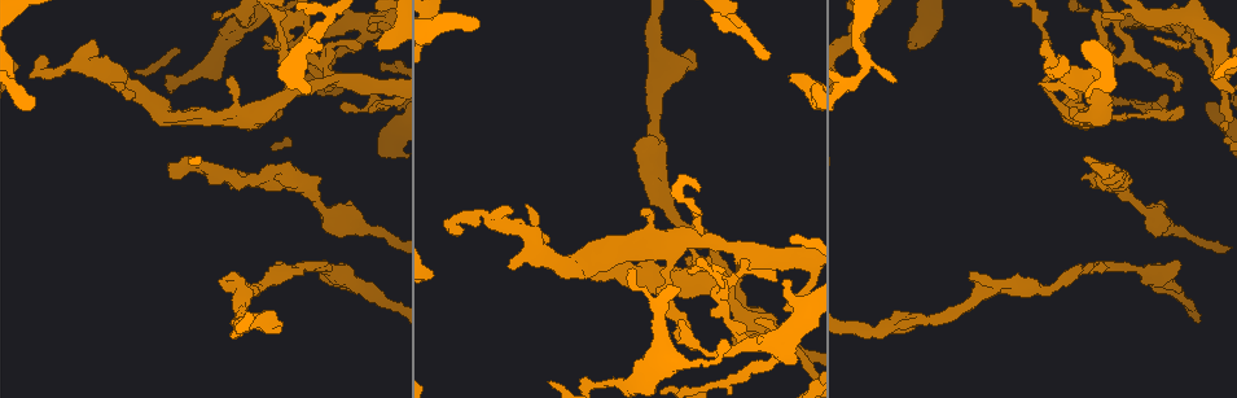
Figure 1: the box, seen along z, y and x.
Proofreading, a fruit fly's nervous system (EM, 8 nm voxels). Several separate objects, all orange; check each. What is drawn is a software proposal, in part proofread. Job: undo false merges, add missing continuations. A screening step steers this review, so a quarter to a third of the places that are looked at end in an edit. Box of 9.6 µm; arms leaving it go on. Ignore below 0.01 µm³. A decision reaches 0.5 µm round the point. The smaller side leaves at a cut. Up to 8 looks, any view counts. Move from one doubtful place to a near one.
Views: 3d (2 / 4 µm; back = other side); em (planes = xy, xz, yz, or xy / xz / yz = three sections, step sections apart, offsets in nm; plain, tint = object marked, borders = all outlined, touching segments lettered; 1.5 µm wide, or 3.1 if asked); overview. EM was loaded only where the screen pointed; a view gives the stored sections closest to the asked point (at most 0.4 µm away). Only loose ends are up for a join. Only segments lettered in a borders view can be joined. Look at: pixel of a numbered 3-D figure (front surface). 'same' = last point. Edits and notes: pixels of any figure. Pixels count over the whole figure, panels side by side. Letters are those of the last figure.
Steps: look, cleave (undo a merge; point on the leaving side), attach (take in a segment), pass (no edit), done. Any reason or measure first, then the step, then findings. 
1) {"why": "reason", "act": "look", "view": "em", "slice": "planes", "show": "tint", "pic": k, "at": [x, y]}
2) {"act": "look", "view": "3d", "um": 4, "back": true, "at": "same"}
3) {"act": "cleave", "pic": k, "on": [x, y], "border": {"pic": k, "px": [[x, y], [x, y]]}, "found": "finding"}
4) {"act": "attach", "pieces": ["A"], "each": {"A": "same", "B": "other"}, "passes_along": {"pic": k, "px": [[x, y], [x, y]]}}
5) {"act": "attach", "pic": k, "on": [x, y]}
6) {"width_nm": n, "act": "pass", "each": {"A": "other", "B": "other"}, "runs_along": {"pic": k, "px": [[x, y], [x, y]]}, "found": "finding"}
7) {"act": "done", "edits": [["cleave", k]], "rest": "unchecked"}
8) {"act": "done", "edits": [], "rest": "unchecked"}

{"why": "an open end", "act": "look", "view": "em", "slice": "planes", "show": "borders", "pic": 1, "at": [1180, 108]}

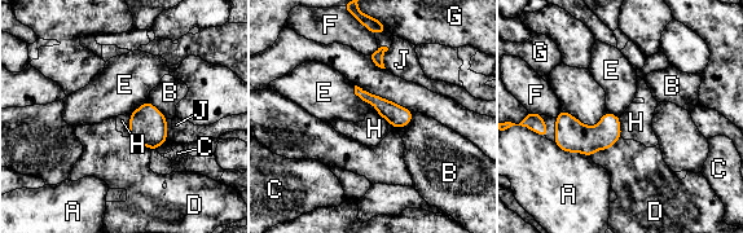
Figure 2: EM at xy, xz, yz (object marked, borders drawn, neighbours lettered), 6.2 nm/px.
{"width_nm": 110, "act": "pass", "each": {"A": "other", "B": "other", "C": "other", "D": "other", "E": "other", "F": "other", "G": "other", "H": "other", "J": "other"}, "found": "none of them fits"}

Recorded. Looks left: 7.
{"why": "side arm on a straight run", "act": "look", "view": "em", "slice": "planes", "show": "borders", "pic": 1, "at": [213, 176]}

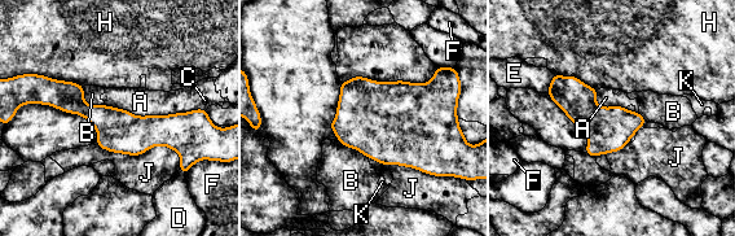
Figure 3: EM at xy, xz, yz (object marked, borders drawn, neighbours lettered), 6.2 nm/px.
{"act": "pass", "each": {"A": "other", "B": "other", "C": "other", "D": "other", "E": "other", "F": "other", "H": "other", "J": "other", "K": "other"}, "border": {"pic": 3, "px": [[105, 104], [139, 116], [203, 109]]}, "found": "one neuron here"}

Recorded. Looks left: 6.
{"why": "stops while still wide", "act": "look", "view": "3d", "um": 4, "pic": 1, "at": [324, 260]}

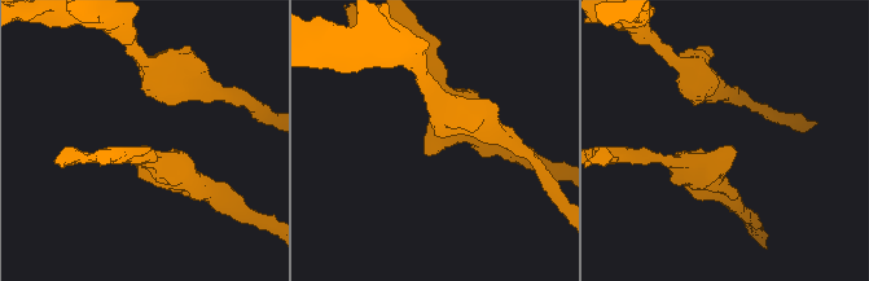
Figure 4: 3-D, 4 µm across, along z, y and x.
{"why": "shape alone is not enough", "act": "look", "view": "em", "slice": "planes", "show": "borders", "pic": 4, "at": [434, 152]}

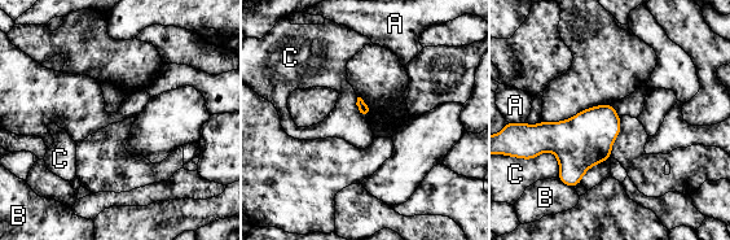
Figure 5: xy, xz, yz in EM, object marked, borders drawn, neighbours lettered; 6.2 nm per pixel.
{"act": "pass", "each": {"A": "other", "B": "other", "C": "other"}, "border": {"pic": 5, "px": [[531, 158], [552, 152], [558, 177]]}, "found": "none of them fits"}

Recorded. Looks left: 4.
{"act": "done", "edits": [], "rest": "unchecked"}

